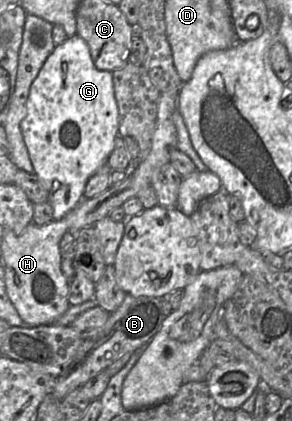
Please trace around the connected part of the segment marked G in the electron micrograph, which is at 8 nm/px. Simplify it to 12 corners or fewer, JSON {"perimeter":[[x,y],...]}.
{"perimeter":[[78,34],[33,81],[21,132],[53,219],[119,135],[111,71]]}

